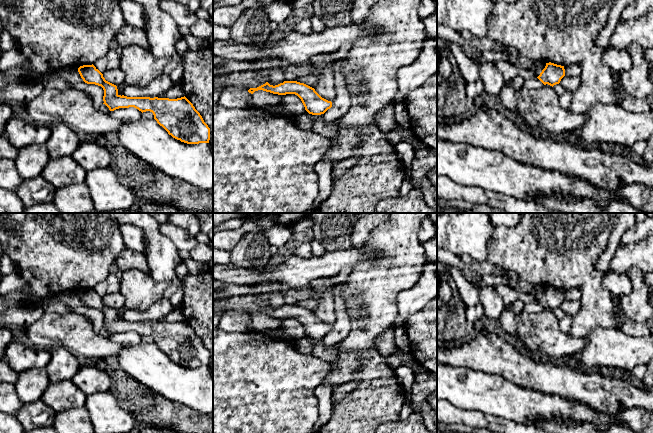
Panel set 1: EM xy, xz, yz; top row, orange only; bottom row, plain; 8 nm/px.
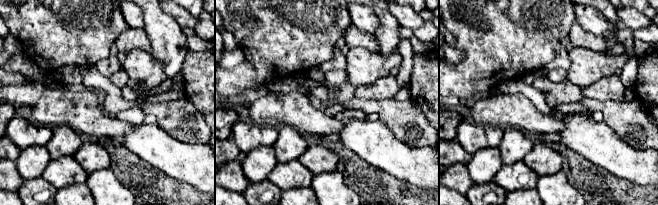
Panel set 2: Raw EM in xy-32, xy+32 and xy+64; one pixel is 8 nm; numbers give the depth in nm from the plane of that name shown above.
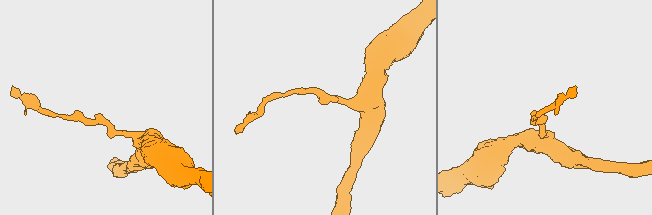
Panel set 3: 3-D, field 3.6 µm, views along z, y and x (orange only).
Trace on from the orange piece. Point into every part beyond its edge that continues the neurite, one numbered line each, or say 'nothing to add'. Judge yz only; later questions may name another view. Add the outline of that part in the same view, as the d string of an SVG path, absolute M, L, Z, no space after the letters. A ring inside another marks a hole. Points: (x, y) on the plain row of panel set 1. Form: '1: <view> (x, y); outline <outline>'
nothing to add

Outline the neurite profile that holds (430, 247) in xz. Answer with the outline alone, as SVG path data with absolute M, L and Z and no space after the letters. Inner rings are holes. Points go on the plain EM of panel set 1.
M437 233L433 238L422 245L424 248L425 264L437 265Z

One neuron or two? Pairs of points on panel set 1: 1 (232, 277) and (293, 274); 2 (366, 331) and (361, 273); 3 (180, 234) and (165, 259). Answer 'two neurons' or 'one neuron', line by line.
1: one neuron
2: one neuron
3: two neurons

